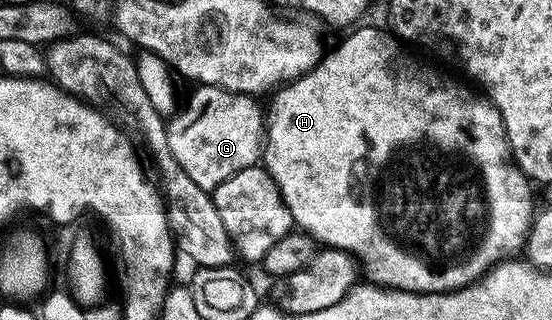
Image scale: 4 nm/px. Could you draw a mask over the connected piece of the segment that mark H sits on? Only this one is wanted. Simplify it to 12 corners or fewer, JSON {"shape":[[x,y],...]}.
{"shape":[[360,24],[271,95],[293,223],[390,290],[476,282],[533,187],[471,85]]}

